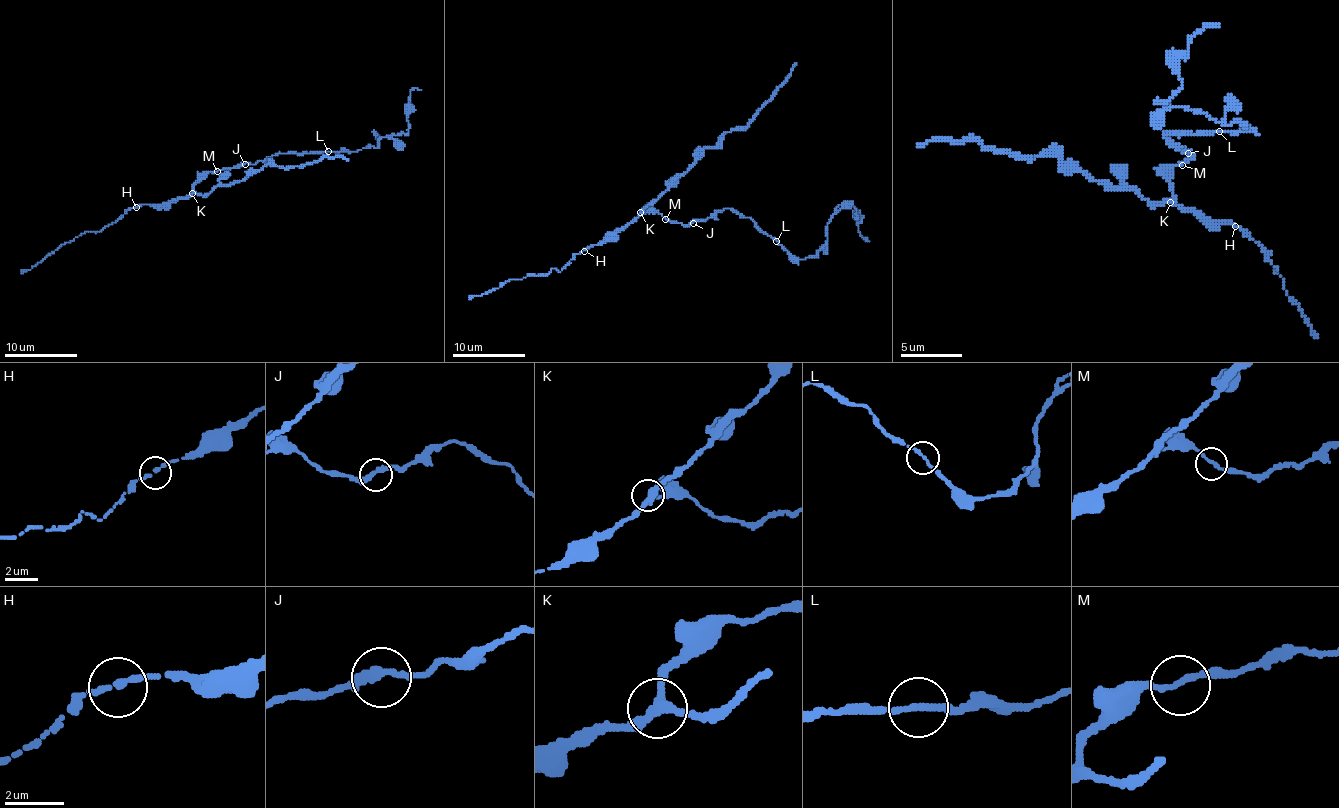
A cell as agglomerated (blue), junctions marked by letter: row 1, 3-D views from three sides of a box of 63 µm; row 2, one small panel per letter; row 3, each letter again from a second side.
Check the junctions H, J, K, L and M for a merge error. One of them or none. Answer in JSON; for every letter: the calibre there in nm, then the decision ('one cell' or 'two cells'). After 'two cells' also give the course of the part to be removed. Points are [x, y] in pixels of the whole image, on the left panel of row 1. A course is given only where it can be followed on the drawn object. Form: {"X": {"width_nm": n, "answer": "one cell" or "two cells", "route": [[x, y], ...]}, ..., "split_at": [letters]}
{"H": {"width_nm": 200, "answer": "one cell"}, "J": {"width_nm": 280, "answer": "one cell"}, "K": {"width_nm": 320, "answer": "one cell"}, "L": {"width_nm": 200, "answer": "one cell"}, "M": {"width_nm": 200, "answer": "one cell"}, "split_at": []}

